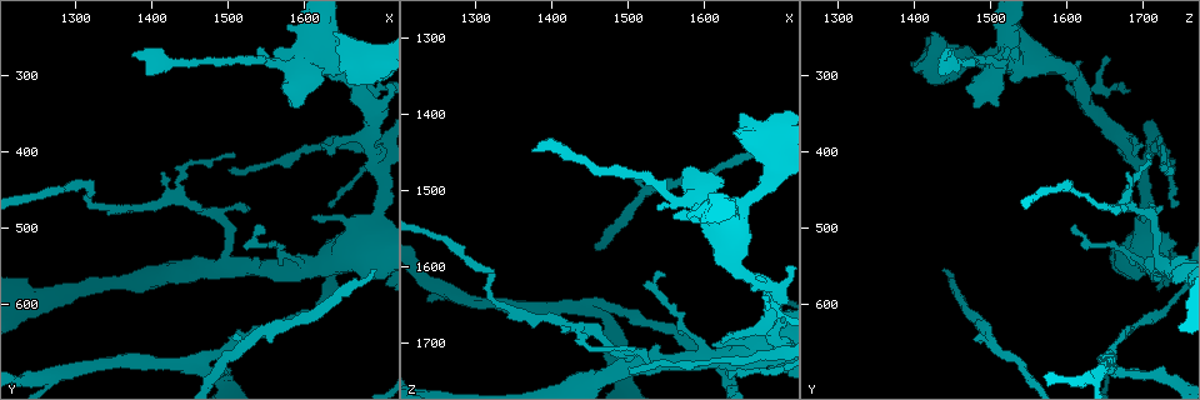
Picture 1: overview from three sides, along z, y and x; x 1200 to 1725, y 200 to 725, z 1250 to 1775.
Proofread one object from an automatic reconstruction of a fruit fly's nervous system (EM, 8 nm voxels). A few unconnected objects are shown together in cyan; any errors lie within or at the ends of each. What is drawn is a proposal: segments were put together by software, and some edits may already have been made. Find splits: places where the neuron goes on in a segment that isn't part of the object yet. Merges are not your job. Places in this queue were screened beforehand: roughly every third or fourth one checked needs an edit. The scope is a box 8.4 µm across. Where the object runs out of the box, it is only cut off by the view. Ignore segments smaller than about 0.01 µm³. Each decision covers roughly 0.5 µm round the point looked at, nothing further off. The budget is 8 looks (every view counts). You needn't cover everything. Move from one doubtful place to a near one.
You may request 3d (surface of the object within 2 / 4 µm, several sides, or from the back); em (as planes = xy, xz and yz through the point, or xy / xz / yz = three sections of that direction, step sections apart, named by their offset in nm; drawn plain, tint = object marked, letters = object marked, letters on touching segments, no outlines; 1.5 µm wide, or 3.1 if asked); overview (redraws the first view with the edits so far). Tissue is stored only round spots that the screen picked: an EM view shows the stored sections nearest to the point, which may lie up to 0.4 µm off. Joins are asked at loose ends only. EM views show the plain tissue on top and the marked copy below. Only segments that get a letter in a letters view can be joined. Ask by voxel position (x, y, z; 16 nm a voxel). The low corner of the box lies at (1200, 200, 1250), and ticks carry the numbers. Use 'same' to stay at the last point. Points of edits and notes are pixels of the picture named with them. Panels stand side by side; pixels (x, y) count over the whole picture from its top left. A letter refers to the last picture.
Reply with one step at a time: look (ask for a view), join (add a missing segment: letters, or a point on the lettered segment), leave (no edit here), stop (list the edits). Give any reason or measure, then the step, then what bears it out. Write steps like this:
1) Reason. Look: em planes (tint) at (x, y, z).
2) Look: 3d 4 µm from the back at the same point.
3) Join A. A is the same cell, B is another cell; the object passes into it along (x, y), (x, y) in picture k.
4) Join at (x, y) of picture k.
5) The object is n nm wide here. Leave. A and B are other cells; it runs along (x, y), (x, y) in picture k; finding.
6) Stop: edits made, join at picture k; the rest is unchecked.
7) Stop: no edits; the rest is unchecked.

Look: em planes (letters) at (1525, 470, 1725).

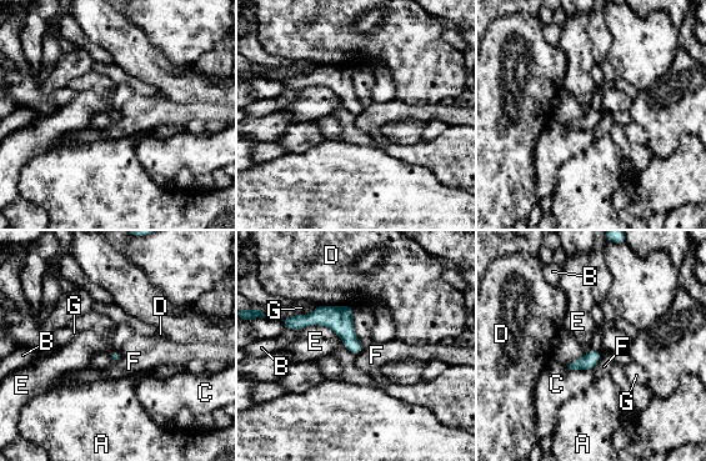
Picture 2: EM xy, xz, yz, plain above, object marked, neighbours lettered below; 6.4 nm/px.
Leave. A, B, C, D, E, F and G are other cells; a border runs along (299, 330), (325, 325), (344, 344) in picture 2; none of them fits.

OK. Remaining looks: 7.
Thin end. Look: 3d 2 µm at (1635, 465, 1745).

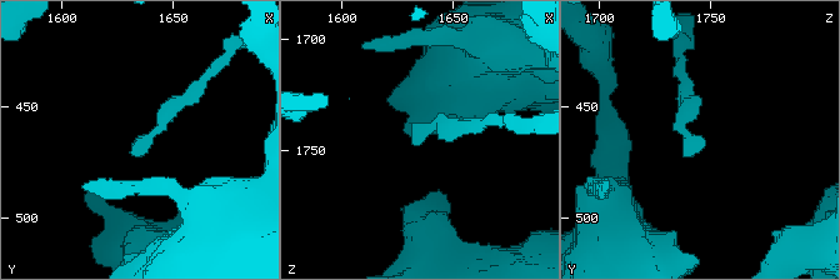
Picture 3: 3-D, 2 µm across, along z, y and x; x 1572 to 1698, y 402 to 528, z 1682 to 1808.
Now the EM. Look: em planes (letters) at (1634, 465, 1746).

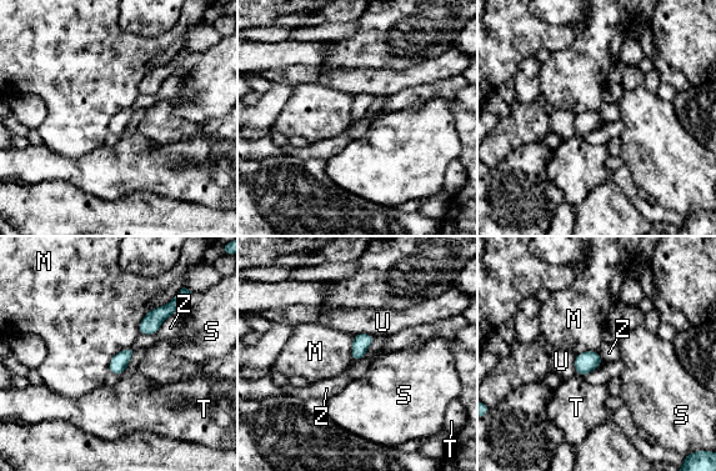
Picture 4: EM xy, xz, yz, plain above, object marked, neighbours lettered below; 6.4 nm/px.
The object is 110 nm wide here; the longest contact is with M, 360 nm. Leave. M, S, T, U and Z are other cells; no lettered segment goes on from it.

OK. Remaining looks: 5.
Tapers out. Look: em xy step 4 (tint) at (1690, 555, 1435).

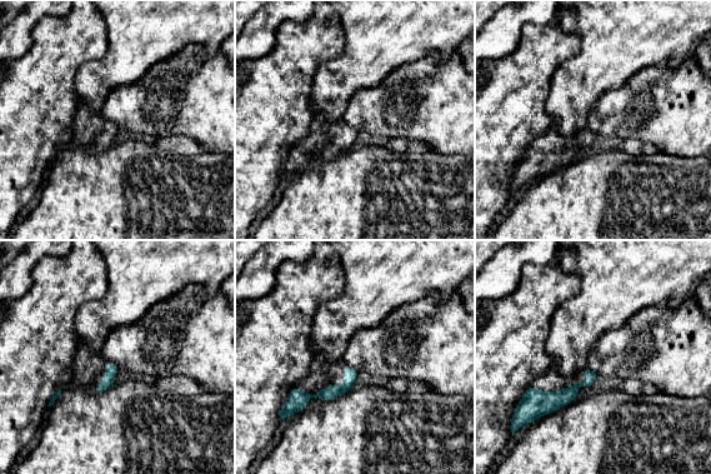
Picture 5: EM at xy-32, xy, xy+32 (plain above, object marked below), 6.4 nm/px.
Cut it another way. Look: em planes (tint) at the same point.

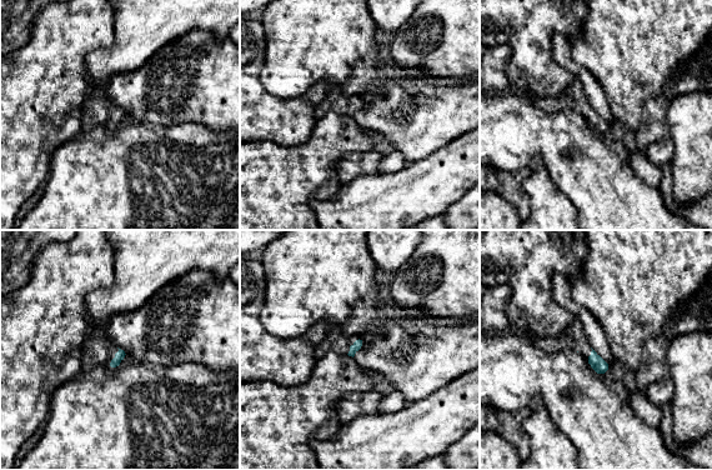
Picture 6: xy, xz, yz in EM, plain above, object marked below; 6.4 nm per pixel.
Look: em planes (letters) at the same point.

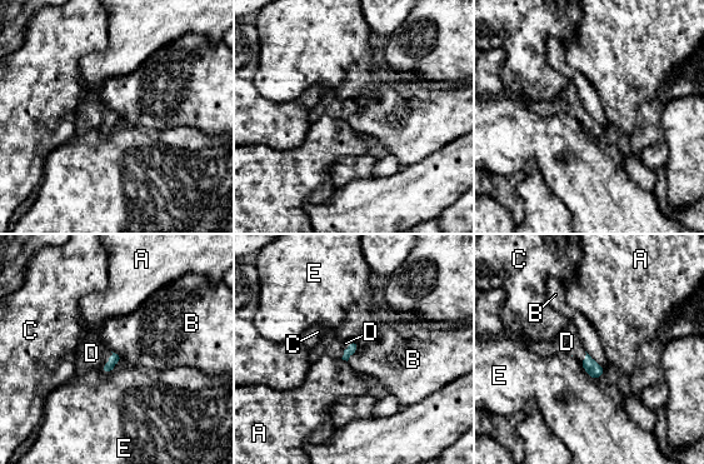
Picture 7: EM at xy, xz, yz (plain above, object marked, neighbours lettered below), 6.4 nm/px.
Join D. D is the same cell, A, B, C and E are other cells; it goes on there.

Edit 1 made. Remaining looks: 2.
Stop: edits made, join at picture 7; the rest is unchecked.

